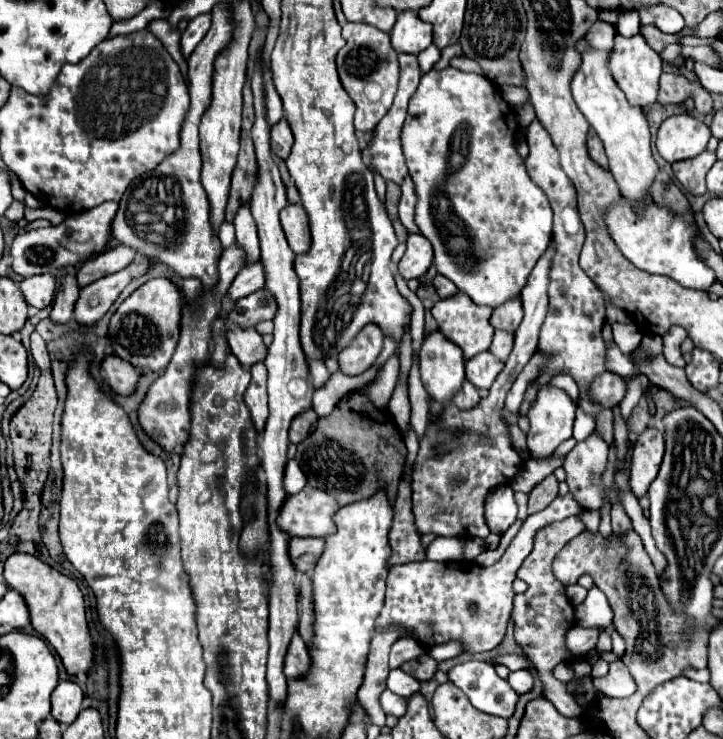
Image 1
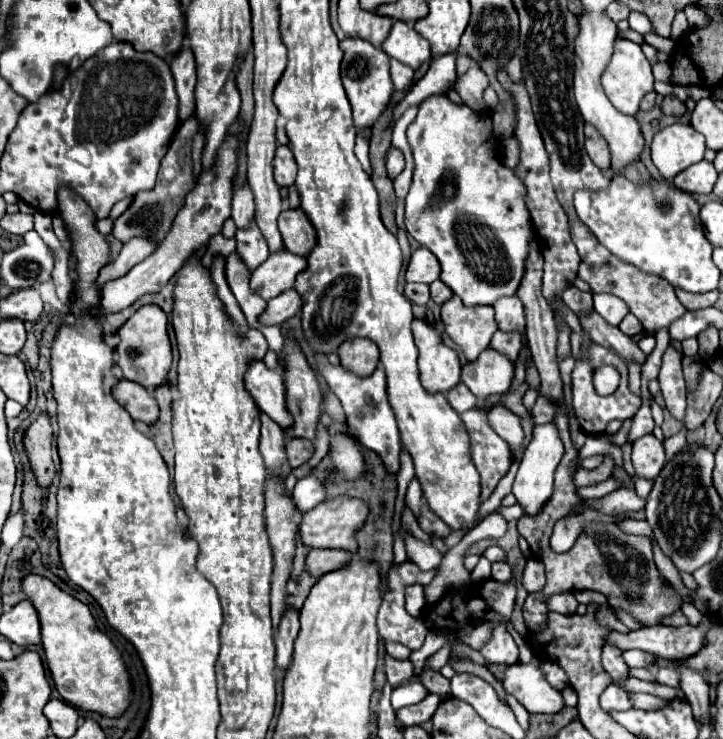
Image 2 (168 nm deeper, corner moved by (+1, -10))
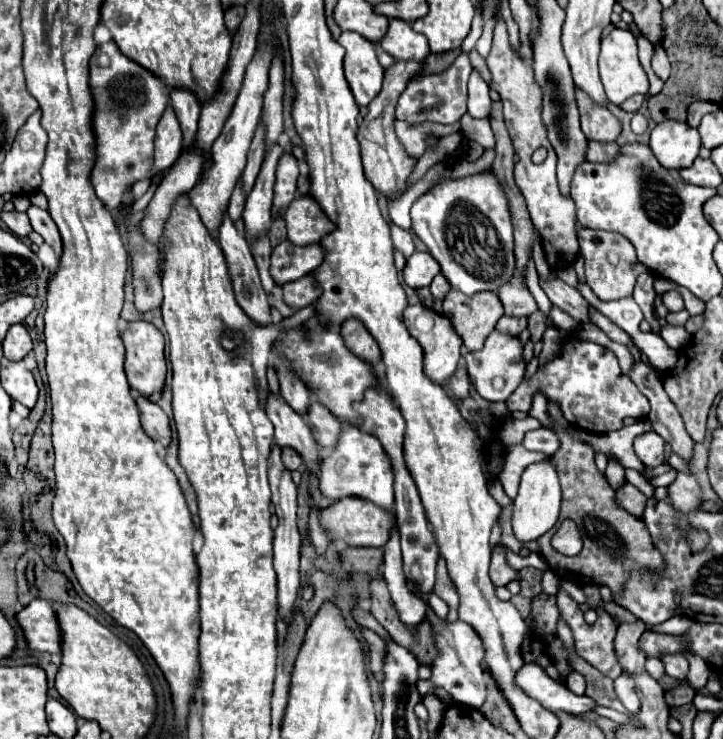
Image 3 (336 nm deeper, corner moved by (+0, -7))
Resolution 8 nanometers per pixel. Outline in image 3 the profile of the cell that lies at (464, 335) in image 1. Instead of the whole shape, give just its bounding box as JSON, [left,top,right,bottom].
[431,275,503,351]

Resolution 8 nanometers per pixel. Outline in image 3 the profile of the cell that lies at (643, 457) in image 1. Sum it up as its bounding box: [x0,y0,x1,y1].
[633,431,665,467]

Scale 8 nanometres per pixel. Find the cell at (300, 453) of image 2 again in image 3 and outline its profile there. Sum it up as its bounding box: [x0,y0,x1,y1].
[283,449,303,471]

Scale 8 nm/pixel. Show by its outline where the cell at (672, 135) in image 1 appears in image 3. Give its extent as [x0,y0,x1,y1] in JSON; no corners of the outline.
[649,121,699,169]

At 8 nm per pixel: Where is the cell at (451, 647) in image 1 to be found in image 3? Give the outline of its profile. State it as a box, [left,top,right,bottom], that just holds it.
[515,661,595,715]

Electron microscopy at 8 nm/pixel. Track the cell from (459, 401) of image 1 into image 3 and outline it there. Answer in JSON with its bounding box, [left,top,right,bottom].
[447,369,469,399]

